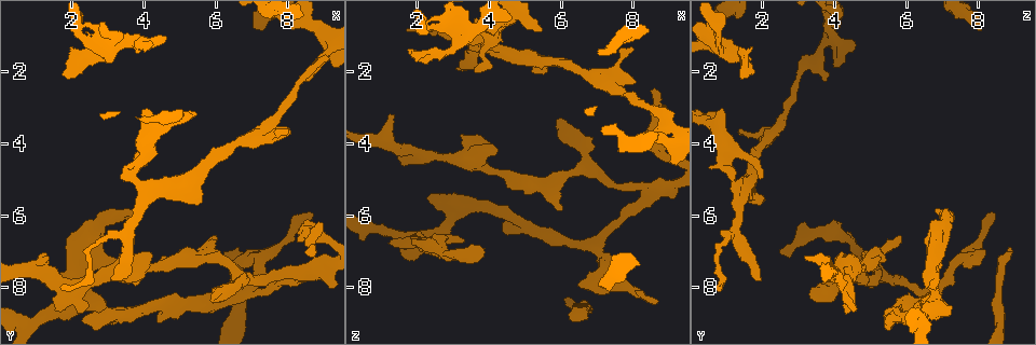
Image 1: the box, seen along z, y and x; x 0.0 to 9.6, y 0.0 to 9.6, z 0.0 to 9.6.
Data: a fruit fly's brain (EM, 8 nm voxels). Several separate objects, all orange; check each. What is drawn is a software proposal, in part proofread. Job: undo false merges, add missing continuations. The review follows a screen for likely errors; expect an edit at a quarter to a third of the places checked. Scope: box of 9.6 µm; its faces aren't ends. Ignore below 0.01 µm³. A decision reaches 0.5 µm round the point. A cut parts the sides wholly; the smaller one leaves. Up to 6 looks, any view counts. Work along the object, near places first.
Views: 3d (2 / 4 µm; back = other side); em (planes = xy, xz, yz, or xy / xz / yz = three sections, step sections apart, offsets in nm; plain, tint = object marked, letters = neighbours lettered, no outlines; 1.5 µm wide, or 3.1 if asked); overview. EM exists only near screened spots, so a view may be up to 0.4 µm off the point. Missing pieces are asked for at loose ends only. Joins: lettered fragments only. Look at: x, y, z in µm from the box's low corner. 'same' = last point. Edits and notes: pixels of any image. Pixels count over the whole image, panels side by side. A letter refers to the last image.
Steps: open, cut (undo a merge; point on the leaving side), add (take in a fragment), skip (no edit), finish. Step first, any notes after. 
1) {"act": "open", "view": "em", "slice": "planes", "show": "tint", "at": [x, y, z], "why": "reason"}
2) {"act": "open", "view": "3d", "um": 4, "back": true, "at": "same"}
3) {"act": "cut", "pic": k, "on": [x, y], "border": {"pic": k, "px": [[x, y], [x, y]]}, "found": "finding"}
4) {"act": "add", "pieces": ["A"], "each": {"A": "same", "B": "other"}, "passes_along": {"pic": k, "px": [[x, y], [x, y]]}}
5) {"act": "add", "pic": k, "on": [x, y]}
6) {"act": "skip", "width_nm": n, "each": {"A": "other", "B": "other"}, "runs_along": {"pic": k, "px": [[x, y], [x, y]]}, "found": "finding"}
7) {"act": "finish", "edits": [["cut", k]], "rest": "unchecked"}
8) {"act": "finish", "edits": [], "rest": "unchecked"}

{"act": "open", "view": "3d", "um": 4, "at": [8.55, 7.00, 2.45]}

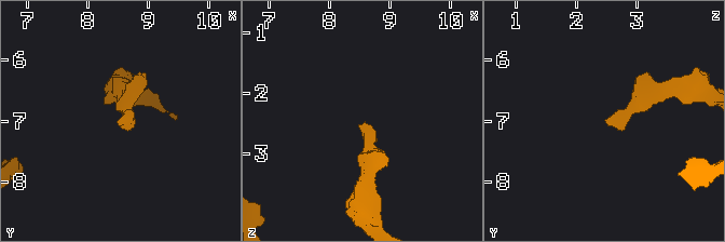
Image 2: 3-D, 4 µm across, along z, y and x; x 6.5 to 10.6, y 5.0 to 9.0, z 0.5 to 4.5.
{"act": "open", "view": "em", "slice": "yz", "step": 8, "show": "tint", "at": [8.55, 7.05, 2.50], "why": "now the EM"}

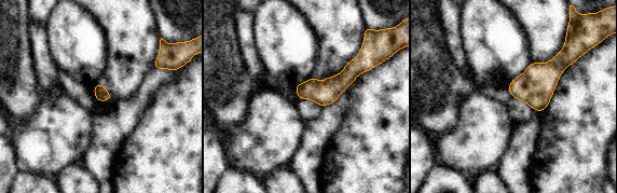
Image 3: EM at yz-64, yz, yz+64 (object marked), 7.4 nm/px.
{"act": "open", "view": "em", "slice": "planes", "show": "letters", "at": "same", "why": "cut it another way"}

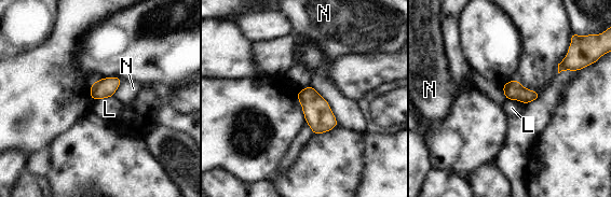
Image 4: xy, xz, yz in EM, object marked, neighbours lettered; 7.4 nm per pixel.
{"act": "skip", "each": {"L": "other", "N": "other"}, "border": {"pic": 4, "px": [[112, 96], [93, 100]]}, "found": "none of them fits"}

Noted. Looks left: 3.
{"act": "open", "view": "em", "slice": "planes", "show": "tint", "at": [5.55, 5.60, 2.00], "why": "free end"}

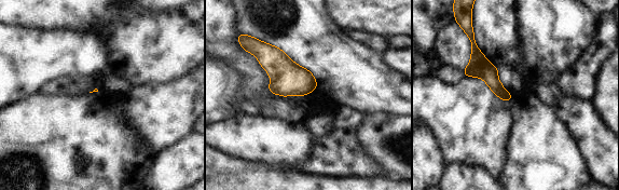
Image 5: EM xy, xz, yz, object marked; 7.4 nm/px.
{"act": "open", "view": "em", "slice": "planes", "show": "letters", "at": "same", "why": "see the neighbours"}

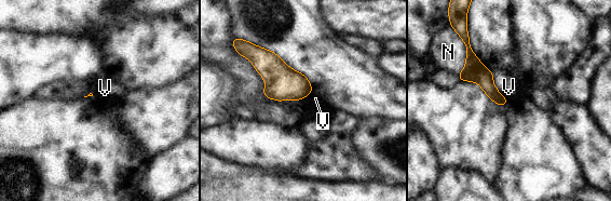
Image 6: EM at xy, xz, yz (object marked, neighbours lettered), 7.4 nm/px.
{"act": "skip", "each": {"N": "other", "V": "other"}, "border": {"pic": 6, "px": [[492, 72], [494, 85], [507, 99]]}, "found": "none of them fits"}

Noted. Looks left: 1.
{"act": "finish", "edits": [], "rest": "unchecked"}

